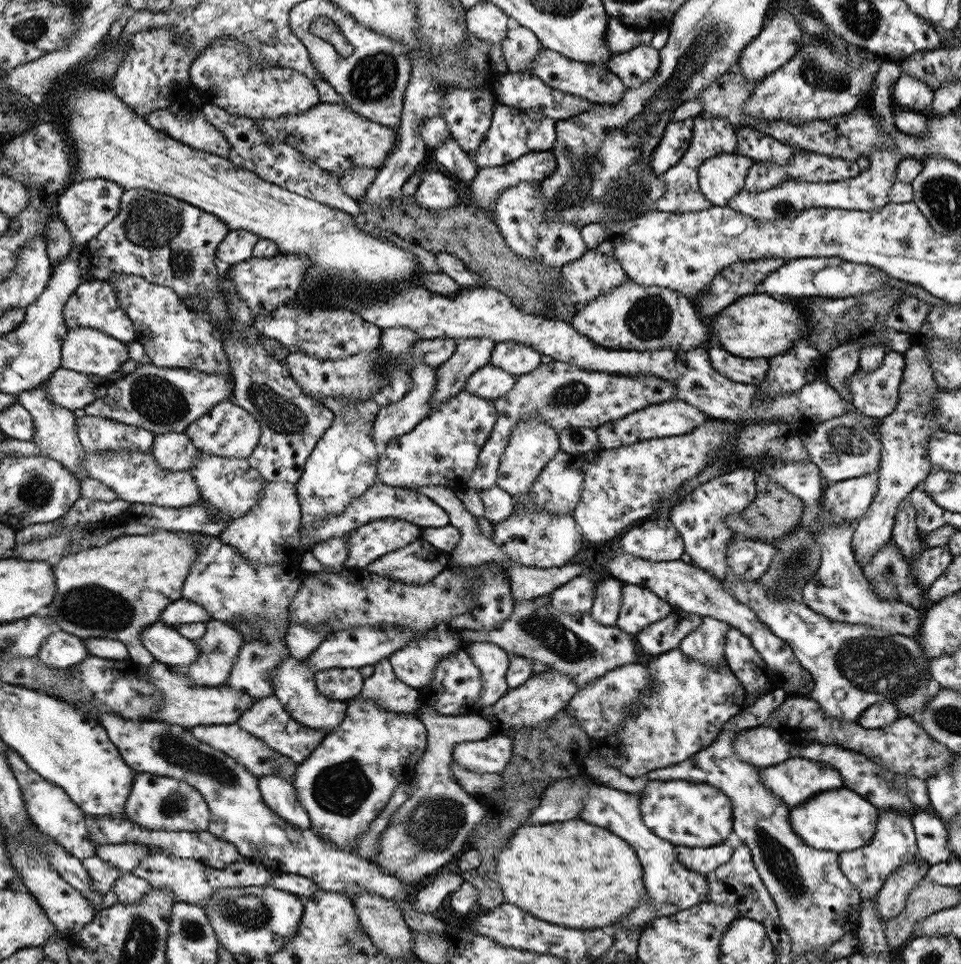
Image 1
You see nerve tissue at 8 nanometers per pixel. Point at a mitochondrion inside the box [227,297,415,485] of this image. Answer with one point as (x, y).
(282, 415)

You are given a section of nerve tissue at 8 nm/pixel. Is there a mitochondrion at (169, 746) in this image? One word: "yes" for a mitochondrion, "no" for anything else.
yes

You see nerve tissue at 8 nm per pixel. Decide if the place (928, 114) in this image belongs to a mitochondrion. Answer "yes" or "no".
no

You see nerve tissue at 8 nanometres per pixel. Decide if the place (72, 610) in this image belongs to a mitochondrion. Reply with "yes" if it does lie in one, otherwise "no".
yes

